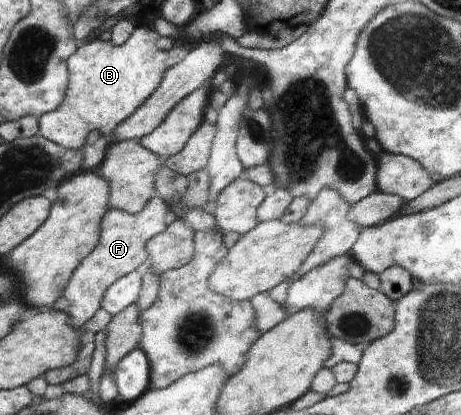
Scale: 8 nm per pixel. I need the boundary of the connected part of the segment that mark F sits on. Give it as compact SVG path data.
M160 196L146 204L141 212L131 213L111 208L102 220L102 234L98 238L98 246L91 251L89 257L74 270L70 282L67 283L63 296L69 302L65 312L71 316L71 322L81 328L102 307L106 291L122 276L141 270L141 265L149 261L149 240L166 230L168 225L169 206Z

